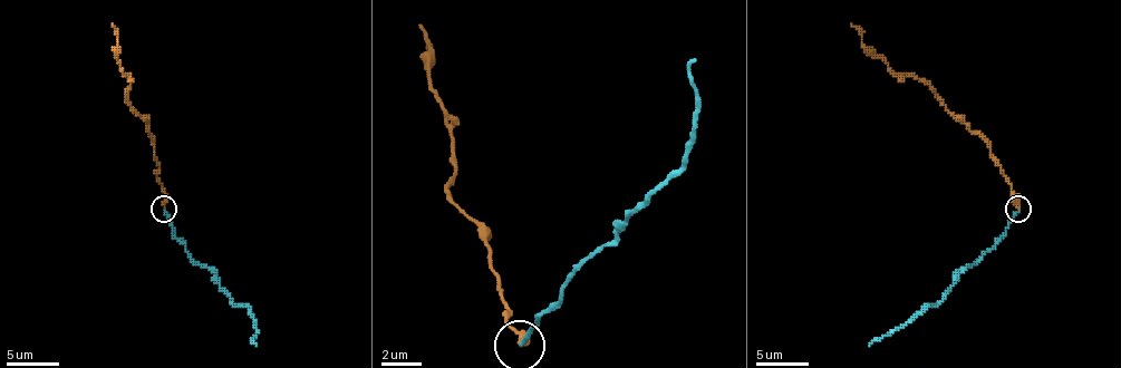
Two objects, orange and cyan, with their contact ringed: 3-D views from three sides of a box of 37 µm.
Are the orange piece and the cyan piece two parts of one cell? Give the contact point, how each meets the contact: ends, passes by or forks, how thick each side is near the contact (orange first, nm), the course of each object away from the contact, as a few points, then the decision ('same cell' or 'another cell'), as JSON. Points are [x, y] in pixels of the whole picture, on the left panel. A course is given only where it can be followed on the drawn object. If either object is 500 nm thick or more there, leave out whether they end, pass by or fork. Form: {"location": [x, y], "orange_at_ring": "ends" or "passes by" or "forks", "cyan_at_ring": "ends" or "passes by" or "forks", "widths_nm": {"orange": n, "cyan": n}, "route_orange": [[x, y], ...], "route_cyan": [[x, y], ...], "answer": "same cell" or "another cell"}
{"location": [164, 209], "orange_at_ring": "ends", "cyan_at_ring": "ends", "widths_nm": {"orange": 280, "cyan": 200}, "route_orange": [[164, 210], [154, 146], [146, 120], [127, 97], [131, 78], [117, 60], [117, 34], [112, 23]], "route_cyan": [[164, 210], [172, 233], [185, 251], [214, 272], [214, 280], [235, 303], [249, 309], [257, 346]], "answer": "another cell"}

